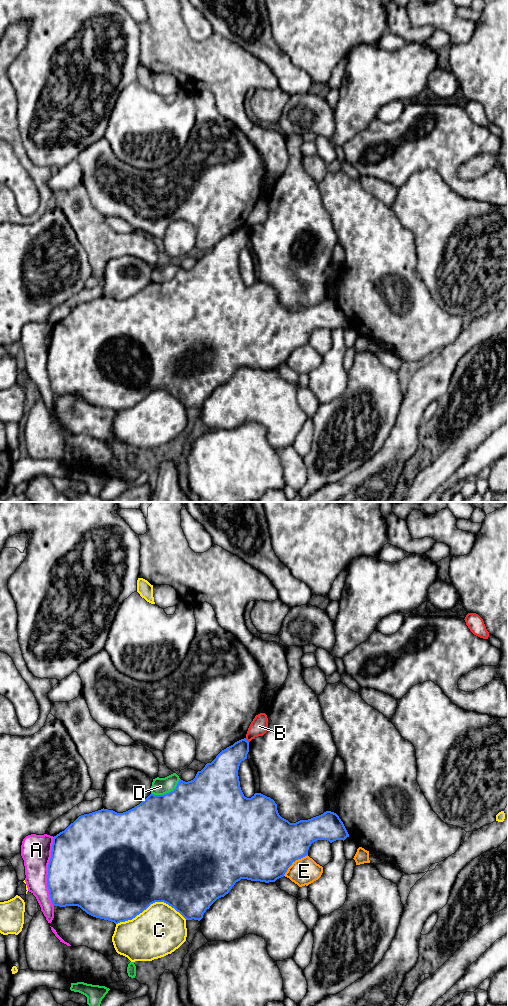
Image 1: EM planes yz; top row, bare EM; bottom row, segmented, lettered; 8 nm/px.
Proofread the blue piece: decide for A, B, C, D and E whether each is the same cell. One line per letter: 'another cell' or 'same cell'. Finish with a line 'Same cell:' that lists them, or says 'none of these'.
A: another cell
B: another cell
C: another cell
D: another cell
E: another cell
Same cell: none of these

